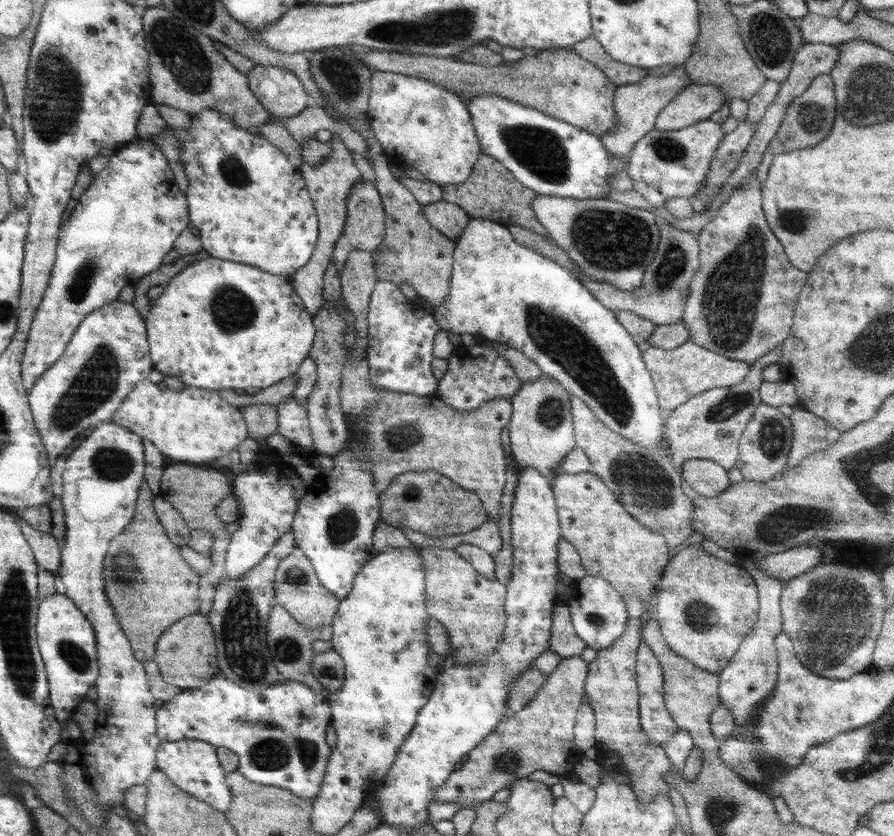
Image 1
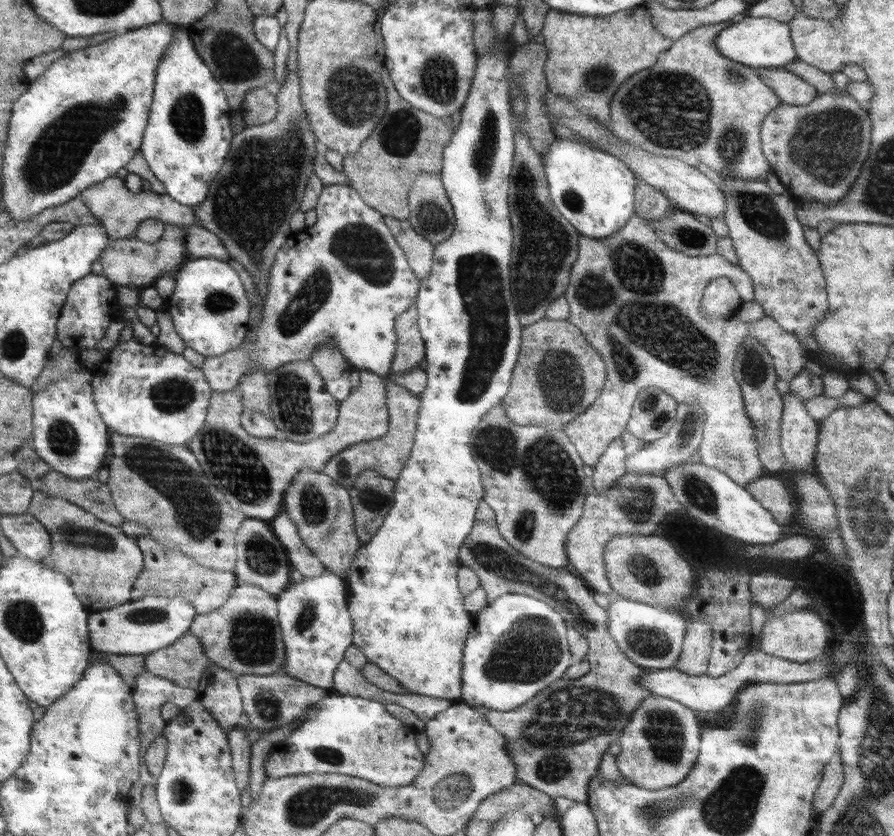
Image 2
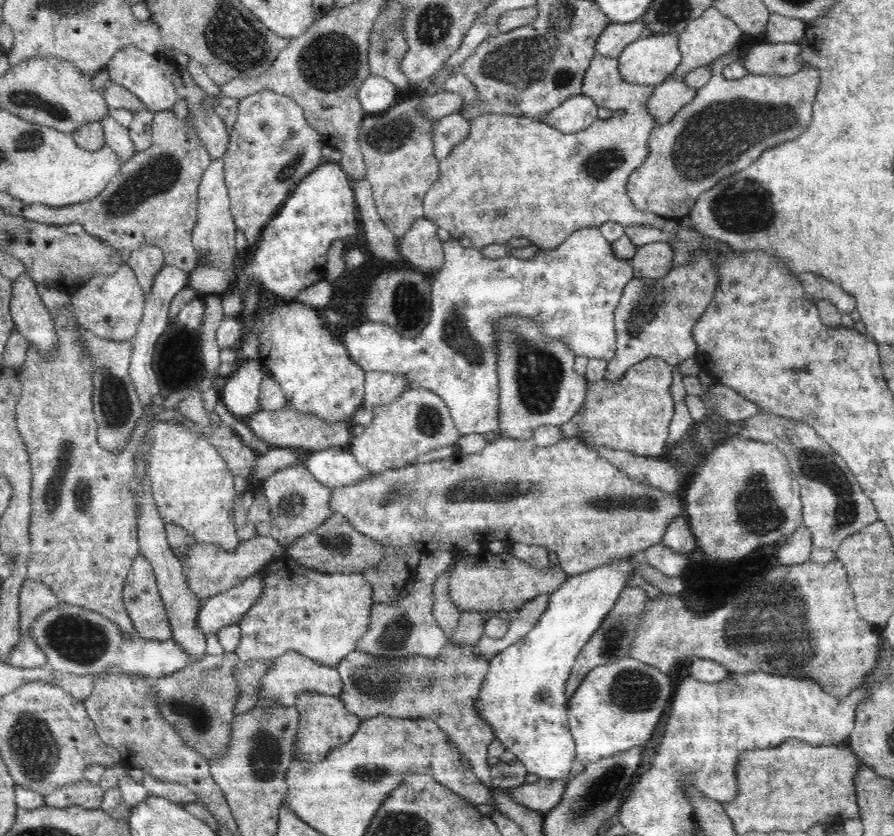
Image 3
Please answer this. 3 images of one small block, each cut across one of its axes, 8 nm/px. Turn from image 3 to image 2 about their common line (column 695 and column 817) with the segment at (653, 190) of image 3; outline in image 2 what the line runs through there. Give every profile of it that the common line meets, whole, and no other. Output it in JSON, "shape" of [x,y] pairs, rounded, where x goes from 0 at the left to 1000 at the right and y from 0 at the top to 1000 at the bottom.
{"shape":[[[942,85],[928,89],[935,99],[935,115],[915,112],[902,127],[888,127],[874,123],[857,138],[852,146],[851,183],[862,200],[866,209],[870,211],[877,221],[879,231],[889,243],[905,236],[915,245],[935,245],[951,232],[955,215],[968,202],[974,177],[974,144],[970,133],[964,130],[960,122],[944,110],[951,100],[951,94]]]}

